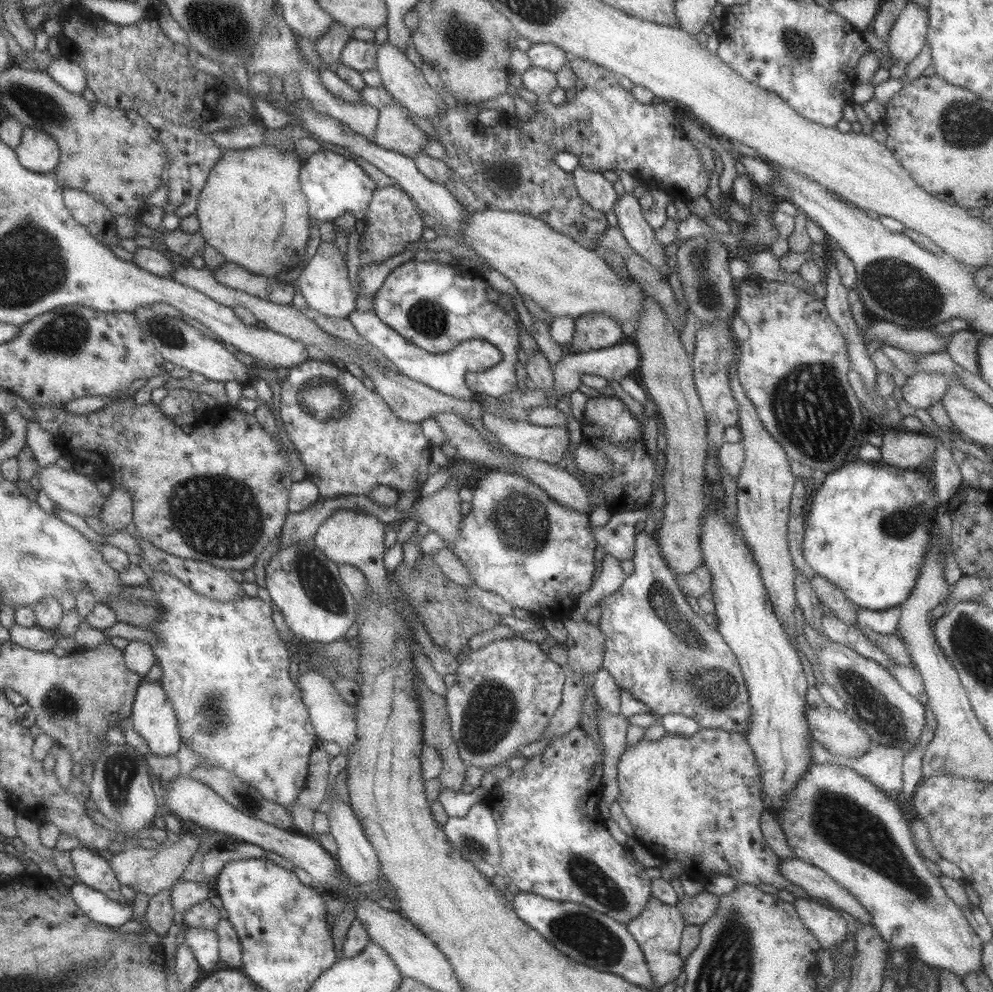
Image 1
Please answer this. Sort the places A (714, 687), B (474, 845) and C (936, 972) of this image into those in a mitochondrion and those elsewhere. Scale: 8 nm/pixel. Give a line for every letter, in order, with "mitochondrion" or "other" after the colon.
A: mitochondrion
B: mitochondrion
C: other

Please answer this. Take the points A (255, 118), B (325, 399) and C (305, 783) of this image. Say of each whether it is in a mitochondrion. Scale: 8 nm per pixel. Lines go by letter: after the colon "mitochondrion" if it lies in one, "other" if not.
A: other
B: mitochondrion
C: other

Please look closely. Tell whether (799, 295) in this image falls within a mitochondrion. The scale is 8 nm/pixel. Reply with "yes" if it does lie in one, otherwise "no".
no

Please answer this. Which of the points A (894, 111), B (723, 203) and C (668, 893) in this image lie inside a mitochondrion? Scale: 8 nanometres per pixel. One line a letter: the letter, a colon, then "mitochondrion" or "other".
A: other
B: other
C: other

